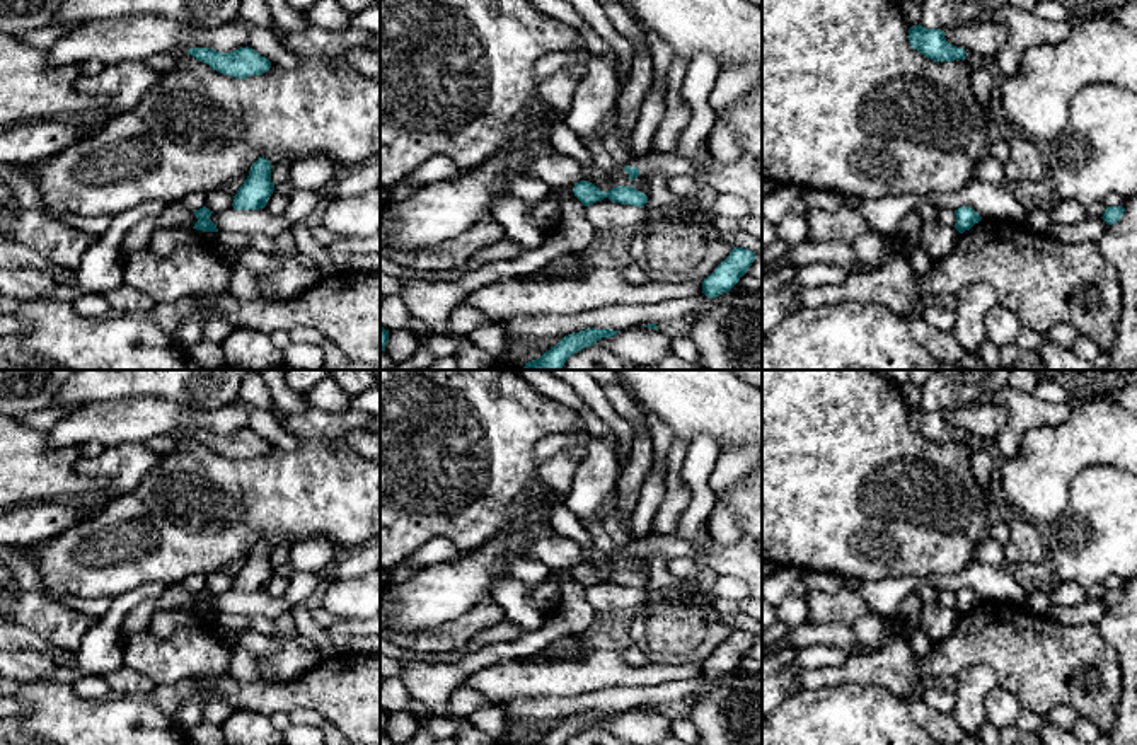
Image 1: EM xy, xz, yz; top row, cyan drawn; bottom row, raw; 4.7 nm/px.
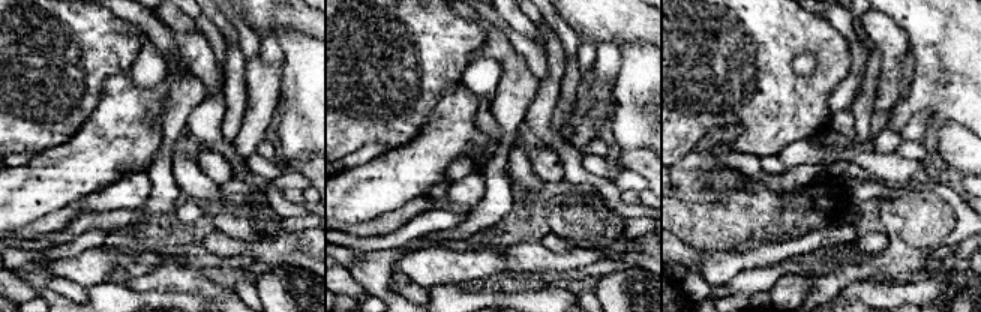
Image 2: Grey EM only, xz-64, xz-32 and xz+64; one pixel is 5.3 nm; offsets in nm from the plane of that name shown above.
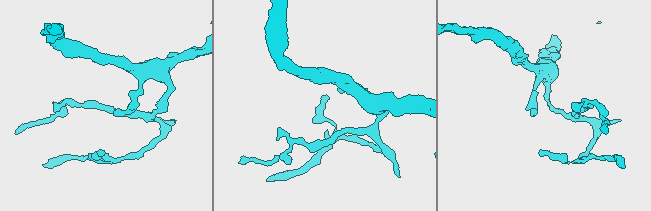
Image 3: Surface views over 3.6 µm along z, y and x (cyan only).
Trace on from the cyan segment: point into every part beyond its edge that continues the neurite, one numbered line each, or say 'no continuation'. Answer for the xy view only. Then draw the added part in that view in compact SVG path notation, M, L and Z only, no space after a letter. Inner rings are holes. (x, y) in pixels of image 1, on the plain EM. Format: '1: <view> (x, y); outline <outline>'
no continuation

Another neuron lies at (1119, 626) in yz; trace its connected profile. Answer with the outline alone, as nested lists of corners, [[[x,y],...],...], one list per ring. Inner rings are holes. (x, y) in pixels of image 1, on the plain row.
[[[1137,576],[1127,580],[1123,590],[1122,600],[1096,624],[1122,667],[1122,697],[1108,731],[1110,745],[1137,745]]]

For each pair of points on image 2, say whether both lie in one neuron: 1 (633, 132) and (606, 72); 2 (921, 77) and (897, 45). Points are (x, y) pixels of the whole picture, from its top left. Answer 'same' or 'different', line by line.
1: different
2: different

